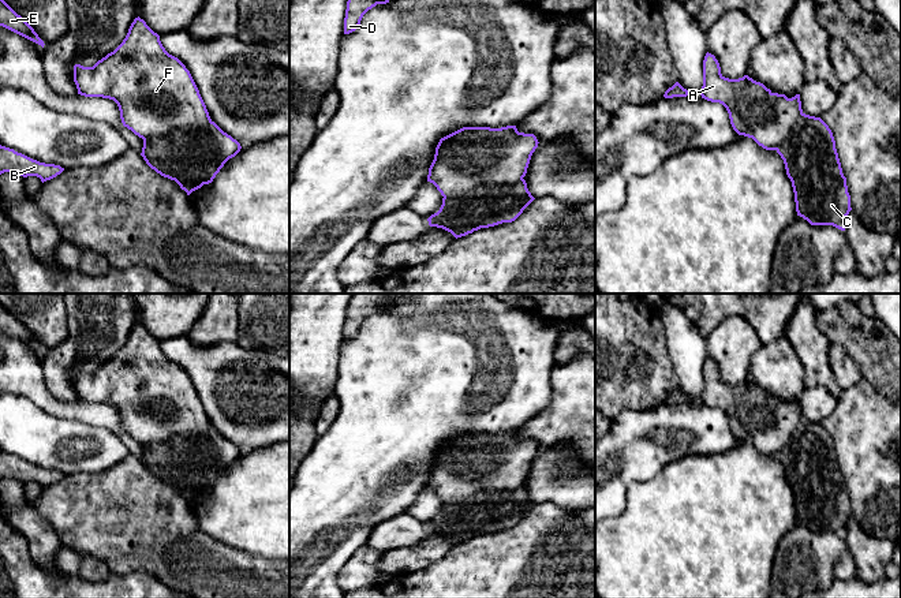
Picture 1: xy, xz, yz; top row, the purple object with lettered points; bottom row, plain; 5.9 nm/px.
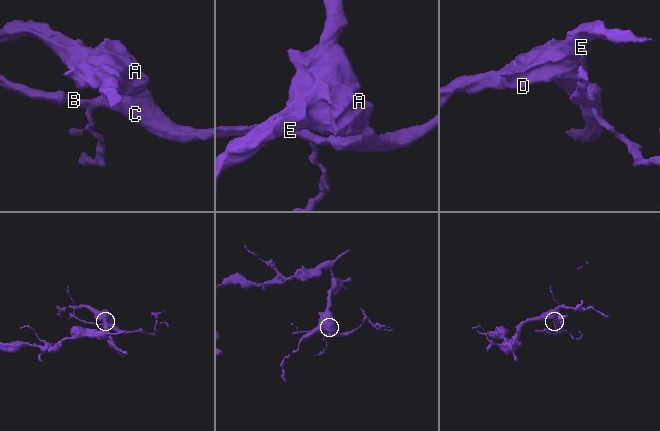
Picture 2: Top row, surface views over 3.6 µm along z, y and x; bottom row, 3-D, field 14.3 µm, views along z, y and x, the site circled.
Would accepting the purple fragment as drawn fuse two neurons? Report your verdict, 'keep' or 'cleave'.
cleave

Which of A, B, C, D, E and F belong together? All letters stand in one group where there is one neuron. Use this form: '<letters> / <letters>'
A D E F / B C

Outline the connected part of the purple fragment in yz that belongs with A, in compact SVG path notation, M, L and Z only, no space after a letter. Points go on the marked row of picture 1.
M709 52L703 60L700 96L707 101L722 104L729 113L733 130L739 135L752 138L766 150L777 150L803 115L800 94L788 98L785 94L773 93L763 83L754 81L748 75L739 79L725 78L721 74L718 60Z

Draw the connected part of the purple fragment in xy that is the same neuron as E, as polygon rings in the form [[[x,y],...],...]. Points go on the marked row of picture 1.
[[[0,0],[0,26],[41,45],[44,41],[38,37],[34,29],[18,15],[4,0]]]

